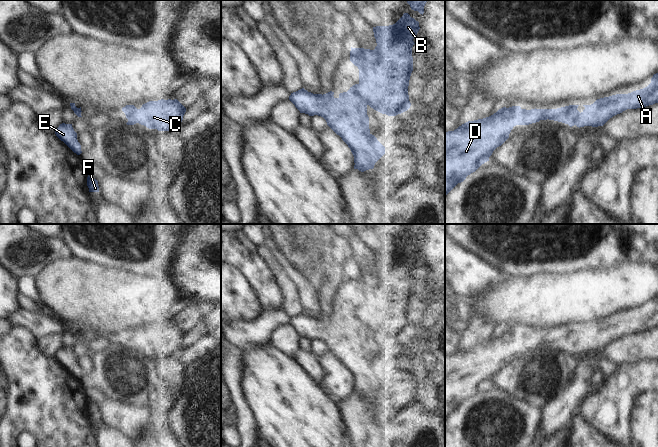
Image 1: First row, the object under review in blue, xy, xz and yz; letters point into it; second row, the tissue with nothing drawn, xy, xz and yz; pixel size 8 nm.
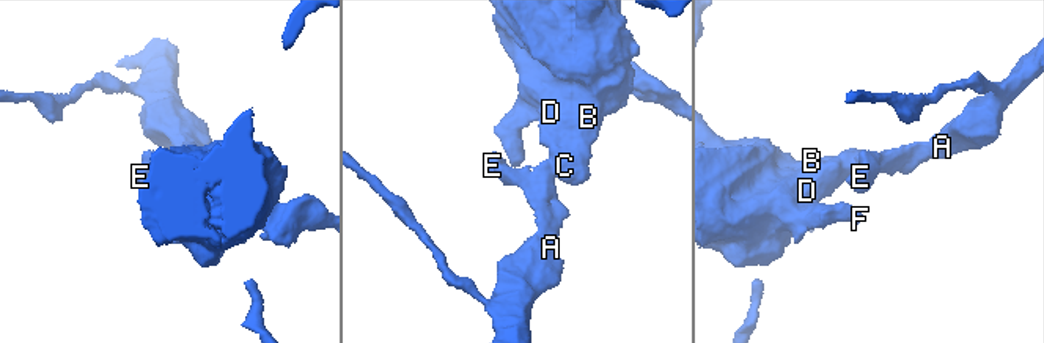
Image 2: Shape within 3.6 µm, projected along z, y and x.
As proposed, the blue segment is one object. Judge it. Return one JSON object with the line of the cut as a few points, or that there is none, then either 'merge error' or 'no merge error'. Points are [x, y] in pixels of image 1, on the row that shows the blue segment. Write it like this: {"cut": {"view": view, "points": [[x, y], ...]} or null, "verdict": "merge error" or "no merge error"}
{"cut": null, "verdict": "no merge error"}

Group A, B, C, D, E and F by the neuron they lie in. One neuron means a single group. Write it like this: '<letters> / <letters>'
A B C D E F

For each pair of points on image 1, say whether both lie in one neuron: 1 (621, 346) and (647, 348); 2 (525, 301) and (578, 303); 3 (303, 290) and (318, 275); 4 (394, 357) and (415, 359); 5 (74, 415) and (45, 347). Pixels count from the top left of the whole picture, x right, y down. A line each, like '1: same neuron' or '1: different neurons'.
1: same neuron
2: same neuron
3: different neurons
4: different neurons
5: different neurons

